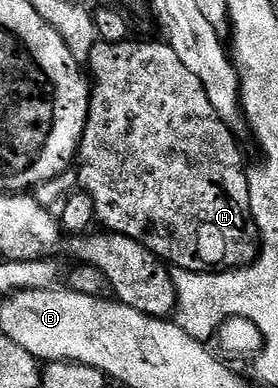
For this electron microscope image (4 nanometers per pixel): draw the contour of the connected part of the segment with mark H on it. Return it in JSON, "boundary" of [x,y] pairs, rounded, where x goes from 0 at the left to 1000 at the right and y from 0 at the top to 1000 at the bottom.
{"boundary":[[[608,108],[583,111],[374,111],[338,113],[317,155],[317,193],[331,206],[324,227],[324,278],[309,304],[309,330],[295,345],[295,371],[281,379],[273,402],[273,443],[281,448],[281,482],[331,508],[342,531],[345,564],[371,575],[385,598],[442,606],[514,626],[550,657],[586,673],[608,673],[626,688],[665,698],[723,698],[766,704],[777,698],[849,698],[860,688],[896,688],[942,644],[942,616],[928,606],[928,582],[906,559],[899,536],[899,454],[892,420],[871,412],[871,389],[856,381],[860,361],[791,312],[777,281],[763,281],[763,260],[748,260],[748,240],[734,240],[734,219],[687,188],[633,147],[612,124]]]}

